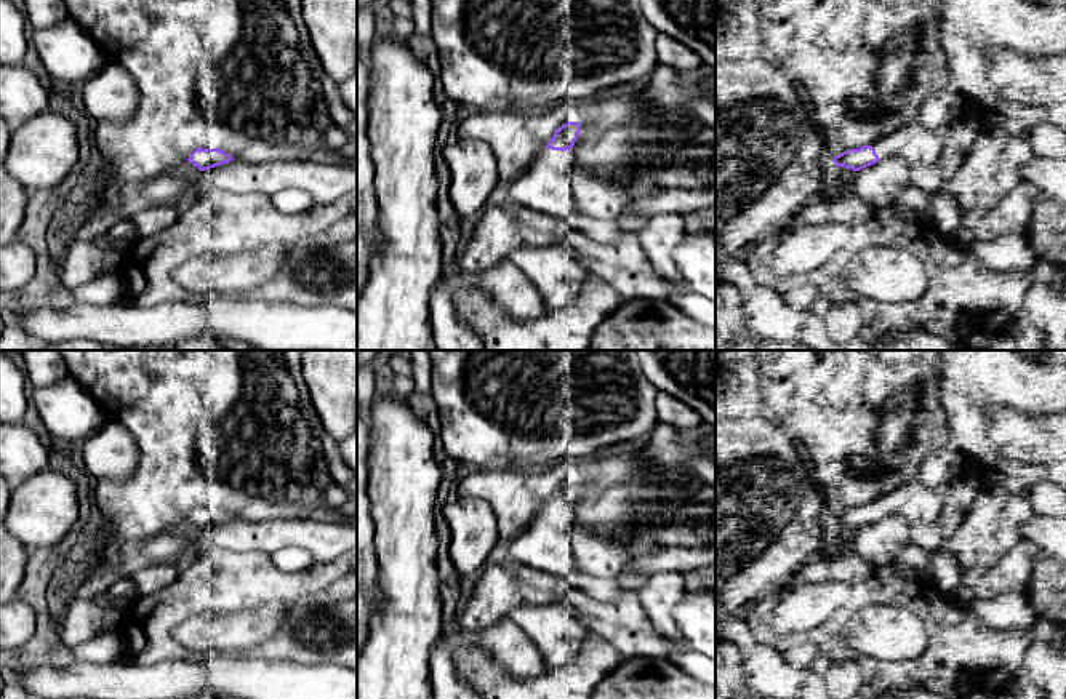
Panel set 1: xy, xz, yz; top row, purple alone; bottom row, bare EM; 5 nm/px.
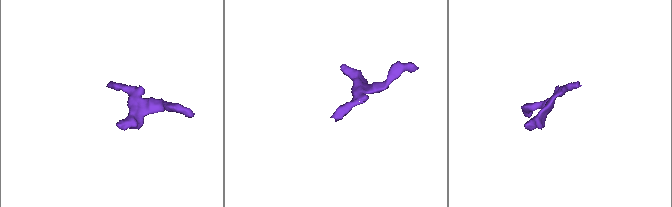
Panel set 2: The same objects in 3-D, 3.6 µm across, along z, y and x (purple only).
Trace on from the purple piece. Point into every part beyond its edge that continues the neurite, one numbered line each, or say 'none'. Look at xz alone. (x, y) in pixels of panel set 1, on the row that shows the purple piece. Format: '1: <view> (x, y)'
1: xz (545, 187)

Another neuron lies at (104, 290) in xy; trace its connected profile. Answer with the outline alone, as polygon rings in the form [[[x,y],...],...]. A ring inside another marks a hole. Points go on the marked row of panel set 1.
[[[102,275],[72,290],[75,304],[109,306],[120,301],[123,282],[118,275]]]

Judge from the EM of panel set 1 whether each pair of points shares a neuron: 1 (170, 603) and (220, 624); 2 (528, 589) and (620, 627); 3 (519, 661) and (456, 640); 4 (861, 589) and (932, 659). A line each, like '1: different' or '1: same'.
1: different
2: same
3: same
4: same

